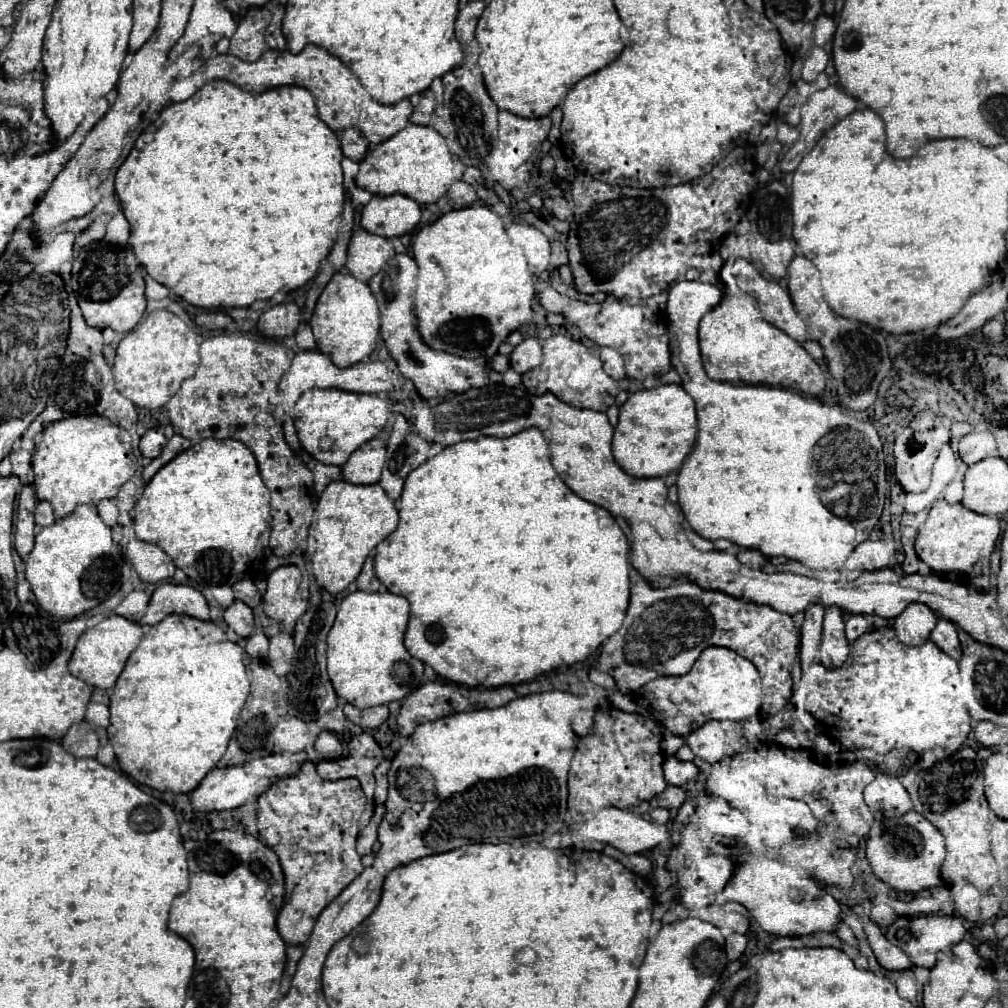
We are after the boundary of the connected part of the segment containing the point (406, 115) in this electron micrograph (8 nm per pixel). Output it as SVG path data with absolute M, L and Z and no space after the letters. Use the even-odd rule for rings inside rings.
M366 96L360 128L370 140L370 144L378 146L384 140L392 138L396 132L404 130L410 124L412 112L414 112L414 104L410 100L402 100L394 106L384 106L378 100Z

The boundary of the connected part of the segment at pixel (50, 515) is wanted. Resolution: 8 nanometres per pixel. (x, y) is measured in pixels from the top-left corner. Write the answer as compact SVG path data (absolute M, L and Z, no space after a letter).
M40 500L38 502L38 508L36 508L36 524L38 526L52 526L54 522L56 522L56 512L54 512L54 508L52 508L52 504L50 502L46 502L46 500Z

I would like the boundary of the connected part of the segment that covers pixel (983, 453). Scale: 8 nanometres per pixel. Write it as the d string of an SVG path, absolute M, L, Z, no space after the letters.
M986 432L986 434L970 434L970 436L964 436L958 448L960 448L962 460L964 460L968 466L980 462L980 460L986 458L986 456L996 454L994 436L992 436L990 432Z

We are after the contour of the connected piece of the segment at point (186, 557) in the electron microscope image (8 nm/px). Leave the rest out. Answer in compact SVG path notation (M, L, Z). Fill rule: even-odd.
M208 438L178 454L144 486L136 502L134 526L140 540L158 544L168 552L194 584L204 588L218 584L232 586L244 576L248 558L254 558L268 548L270 512L270 490L260 476L252 450L238 440L218 442Z

